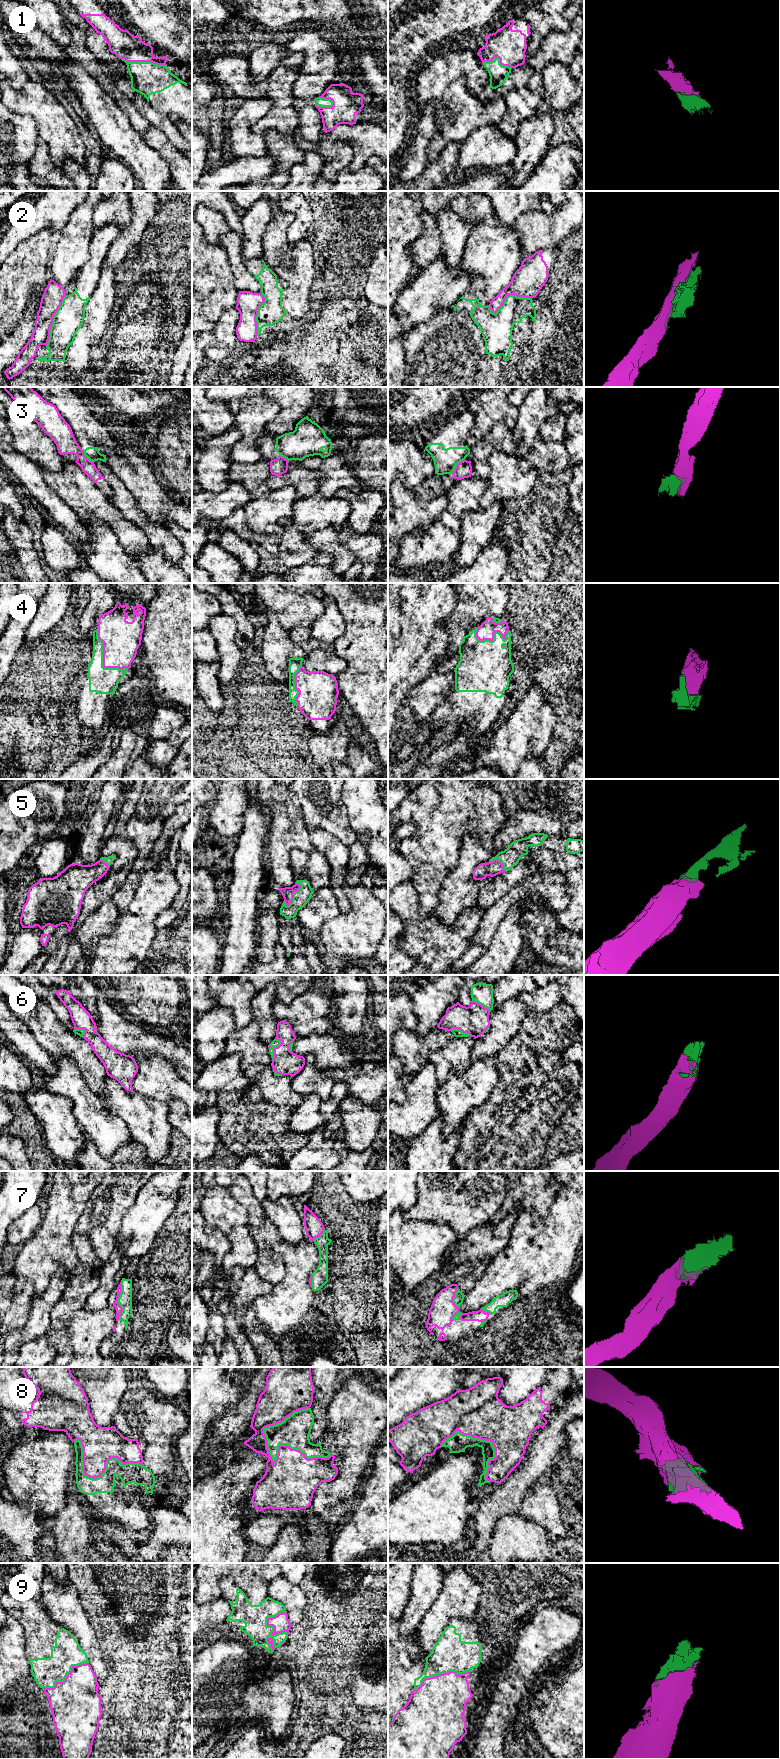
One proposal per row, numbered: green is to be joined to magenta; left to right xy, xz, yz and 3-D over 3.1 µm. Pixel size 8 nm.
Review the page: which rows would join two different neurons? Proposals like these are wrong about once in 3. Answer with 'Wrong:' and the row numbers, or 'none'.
Wrong: 2, 3, 8

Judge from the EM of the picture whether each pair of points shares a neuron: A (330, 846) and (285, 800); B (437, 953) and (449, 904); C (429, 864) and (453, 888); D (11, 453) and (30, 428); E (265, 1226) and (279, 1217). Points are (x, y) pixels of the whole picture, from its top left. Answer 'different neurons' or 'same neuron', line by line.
A: different neurons
B: different neurons
C: different neurons
D: different neurons
E: different neurons

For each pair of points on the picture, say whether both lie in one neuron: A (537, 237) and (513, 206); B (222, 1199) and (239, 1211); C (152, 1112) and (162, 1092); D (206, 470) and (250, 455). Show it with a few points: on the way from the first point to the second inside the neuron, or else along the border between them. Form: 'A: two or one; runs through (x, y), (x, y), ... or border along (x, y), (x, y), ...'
A: two; border along (540, 204), (537, 209), (526, 210), (513, 225)
B: one; runs through (226, 1203), (235, 1211)
C: two; border along (136, 1091), (168, 1104)
D: two; border along (239, 440), (232, 449), (230, 462)

